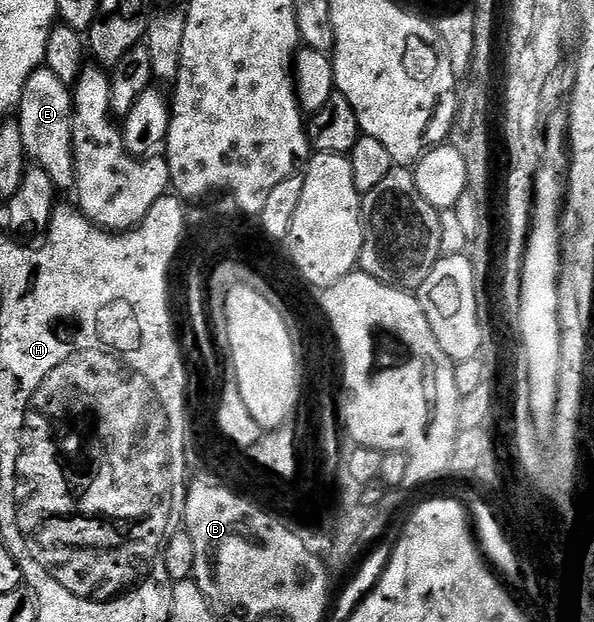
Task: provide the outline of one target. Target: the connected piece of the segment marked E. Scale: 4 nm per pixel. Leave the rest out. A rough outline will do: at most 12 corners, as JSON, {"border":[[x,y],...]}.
{"border":[[46,67],[16,119],[29,159],[75,187],[72,90]]}

